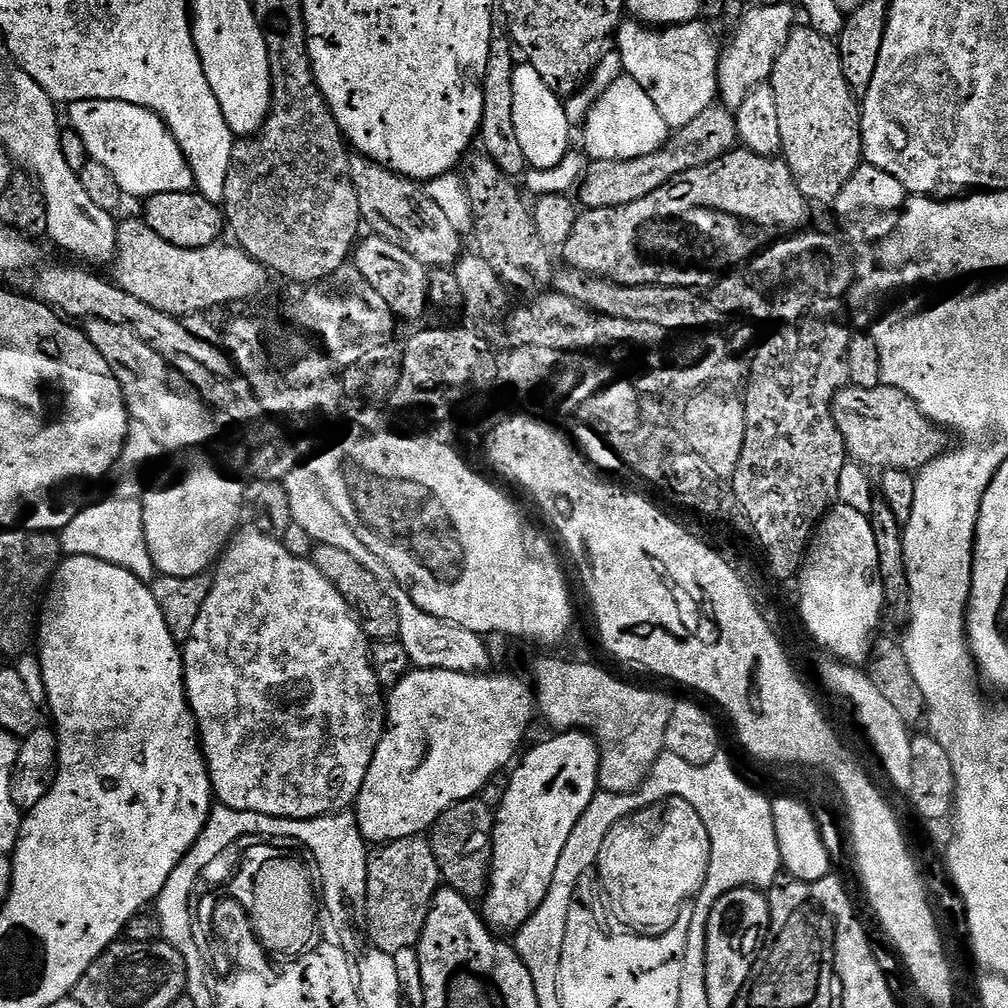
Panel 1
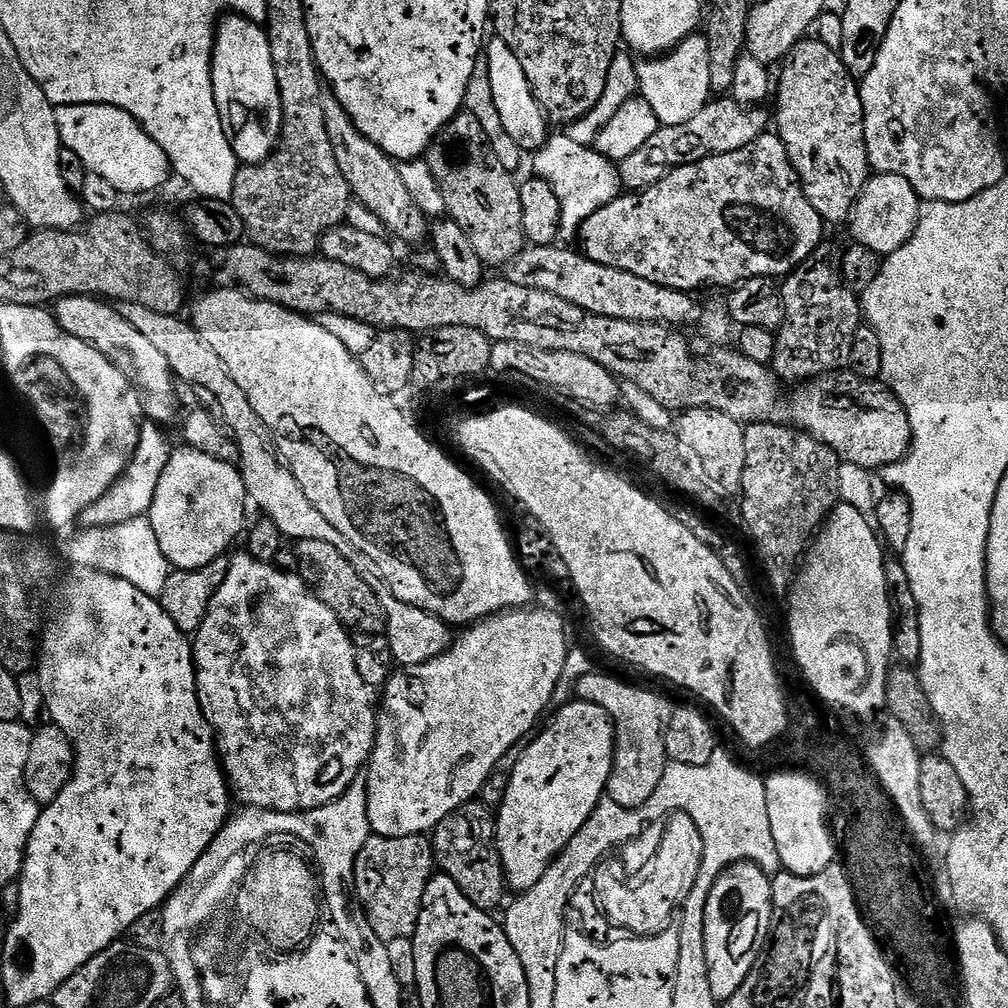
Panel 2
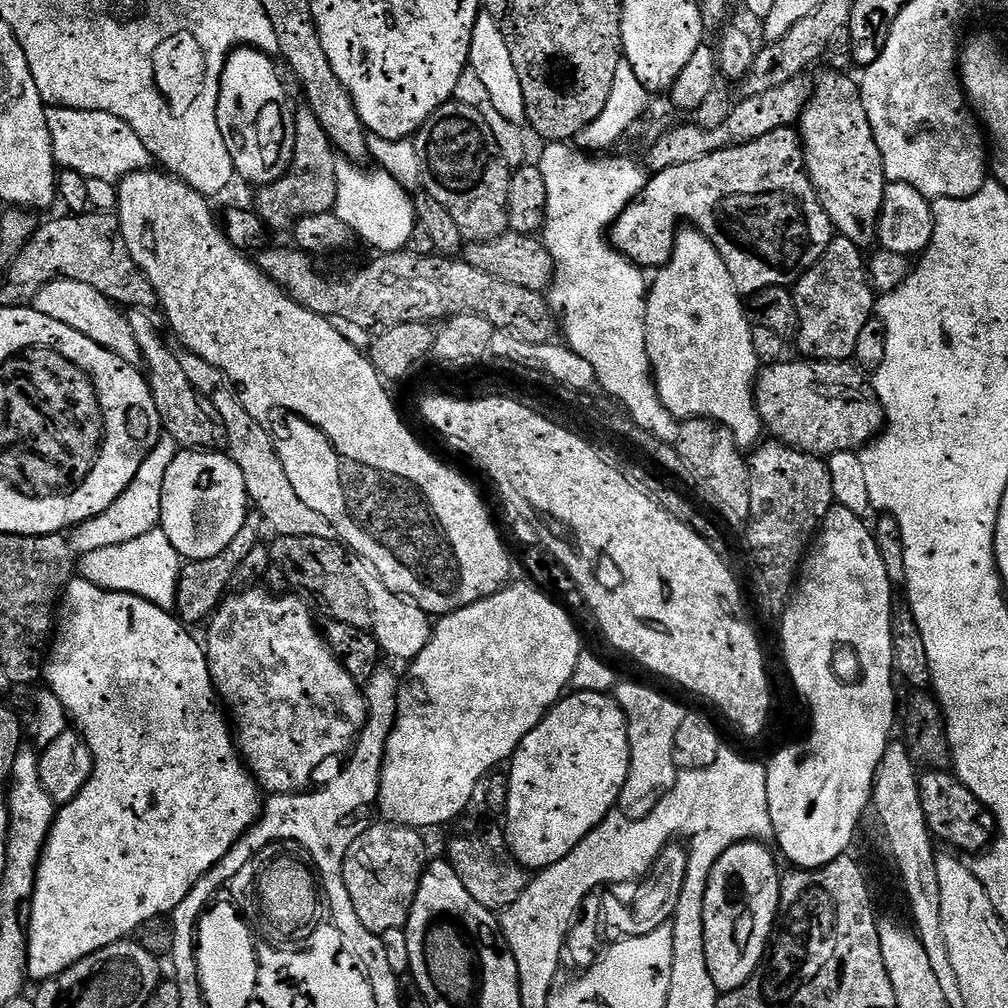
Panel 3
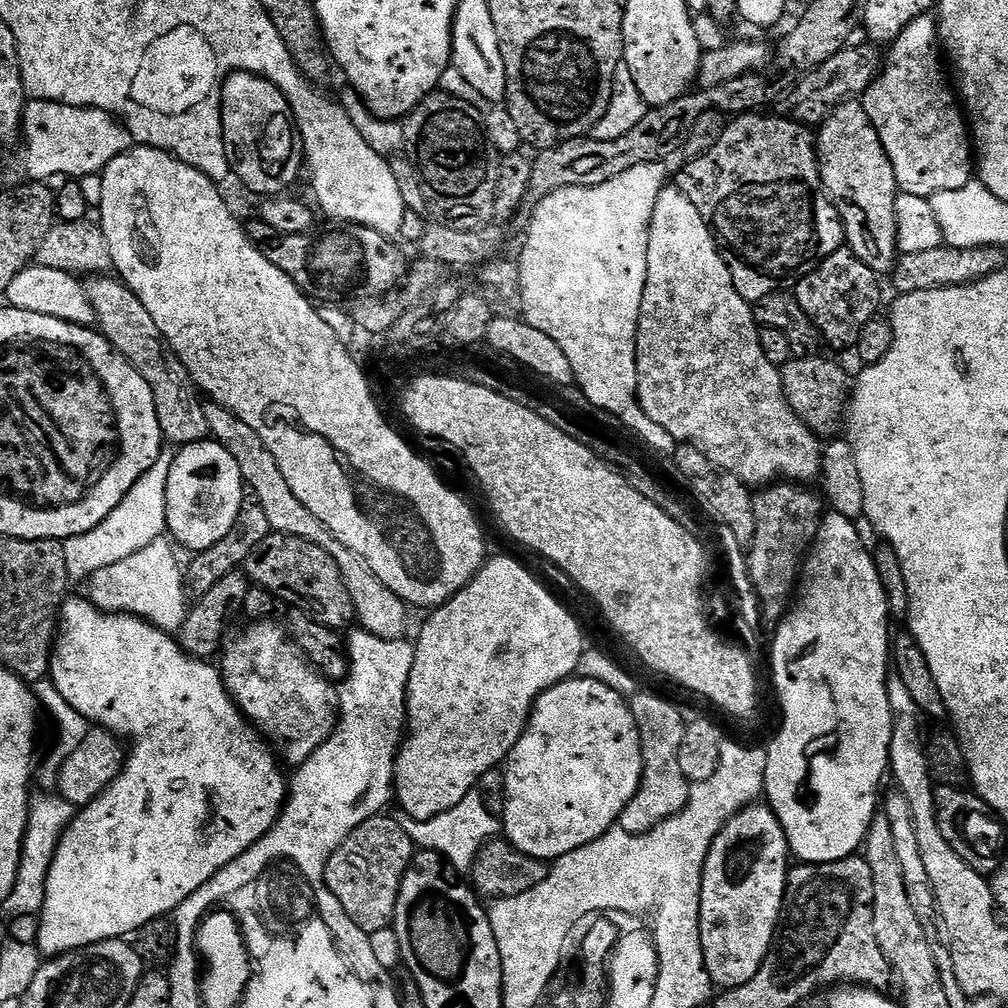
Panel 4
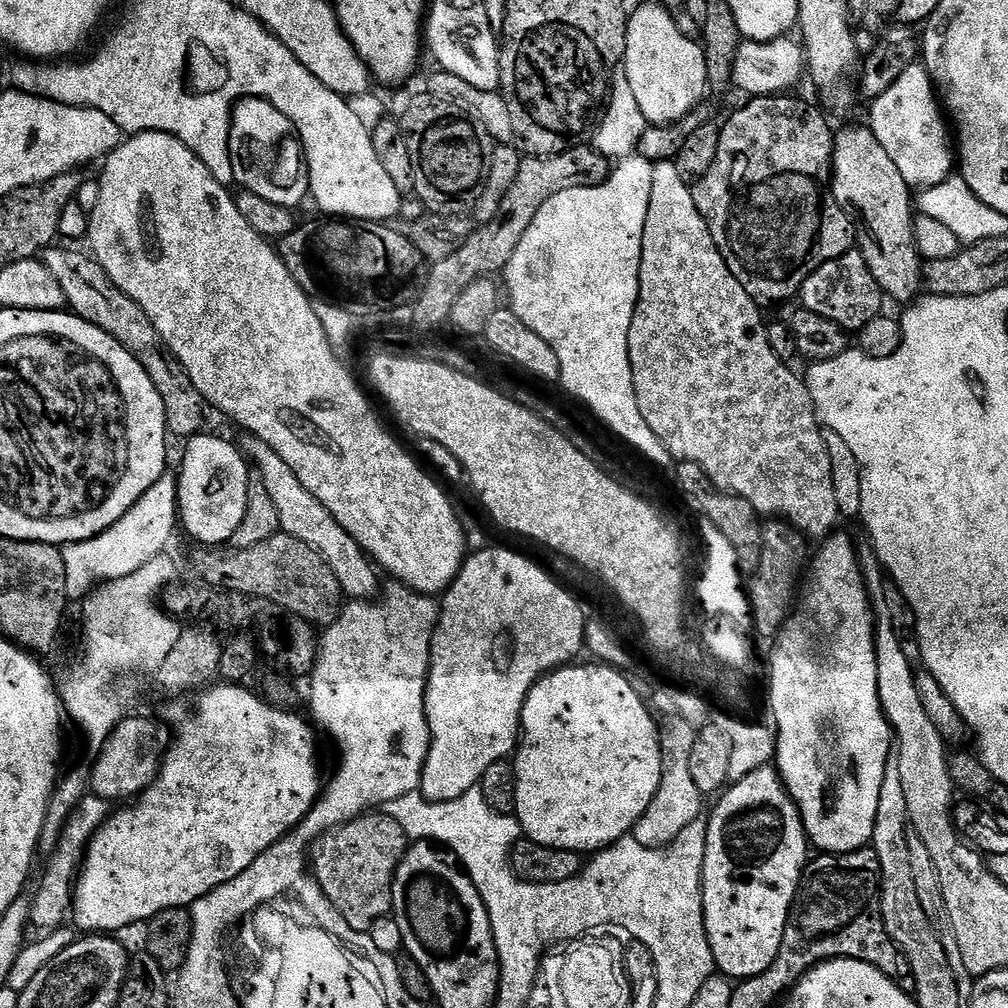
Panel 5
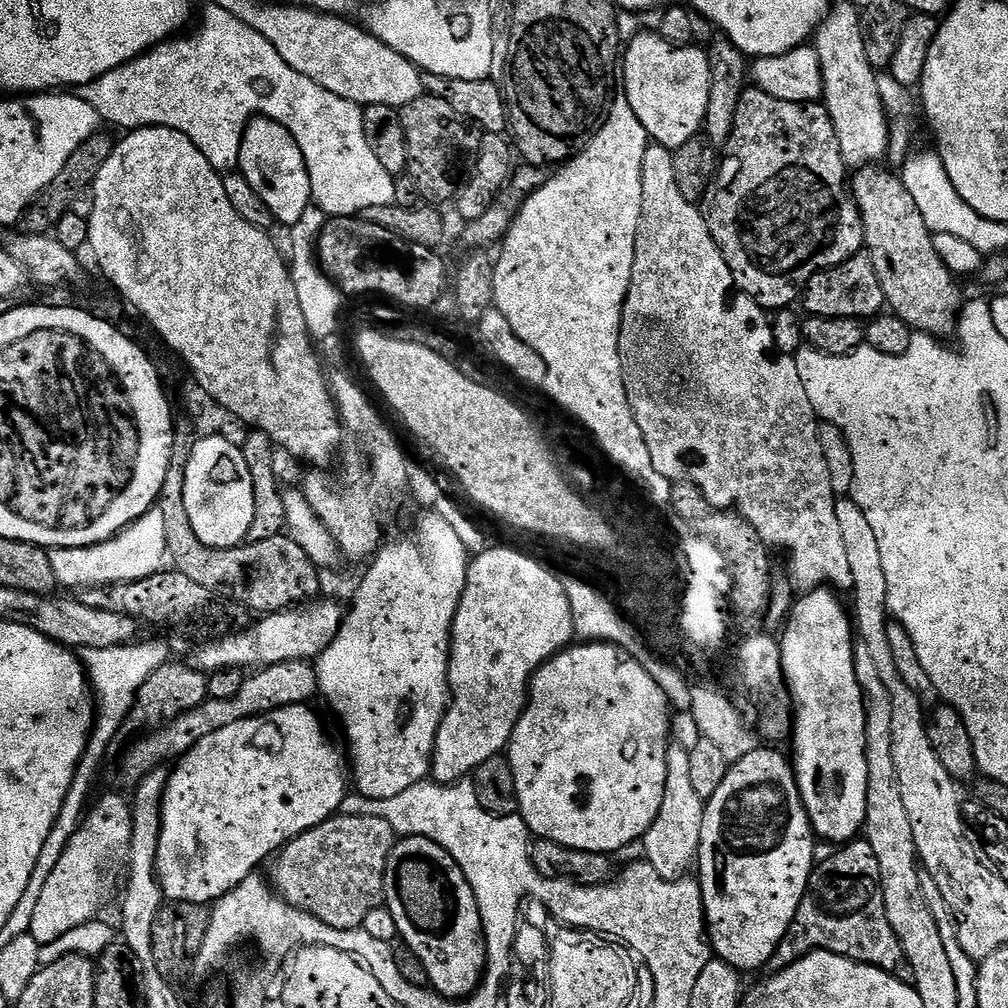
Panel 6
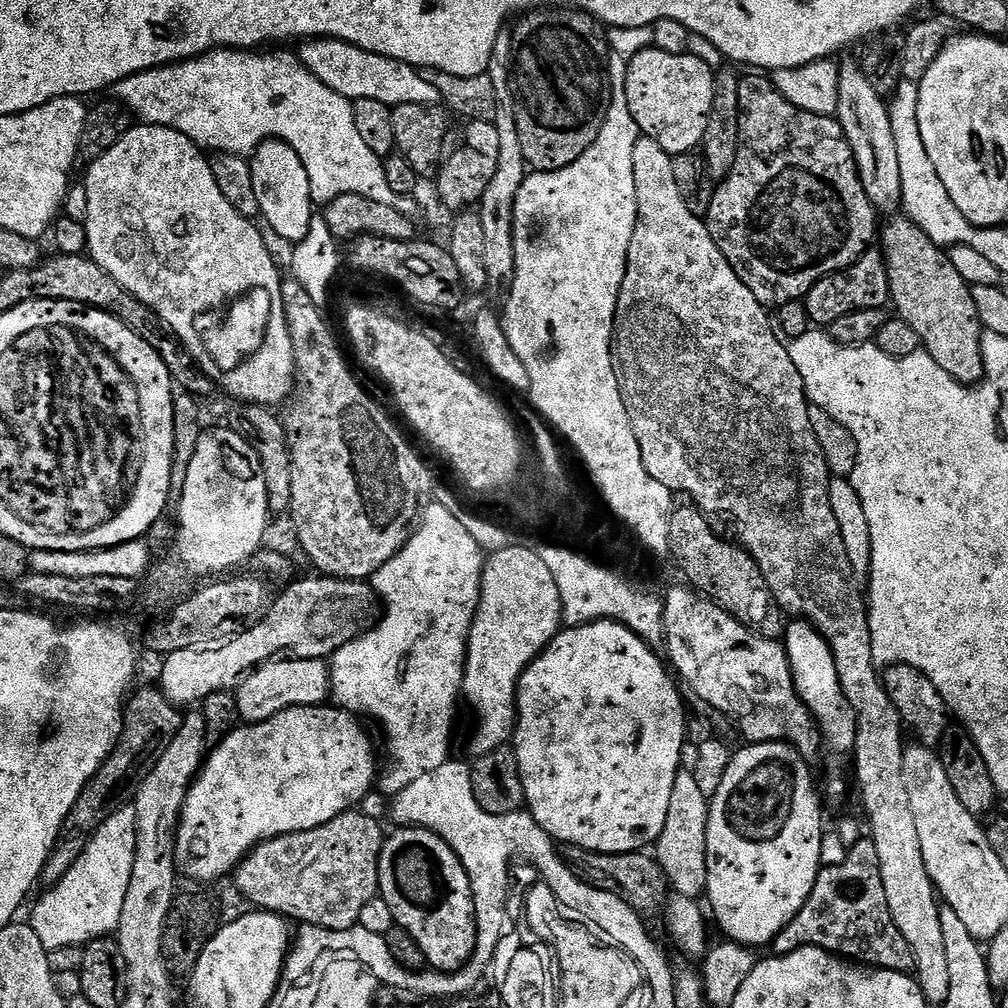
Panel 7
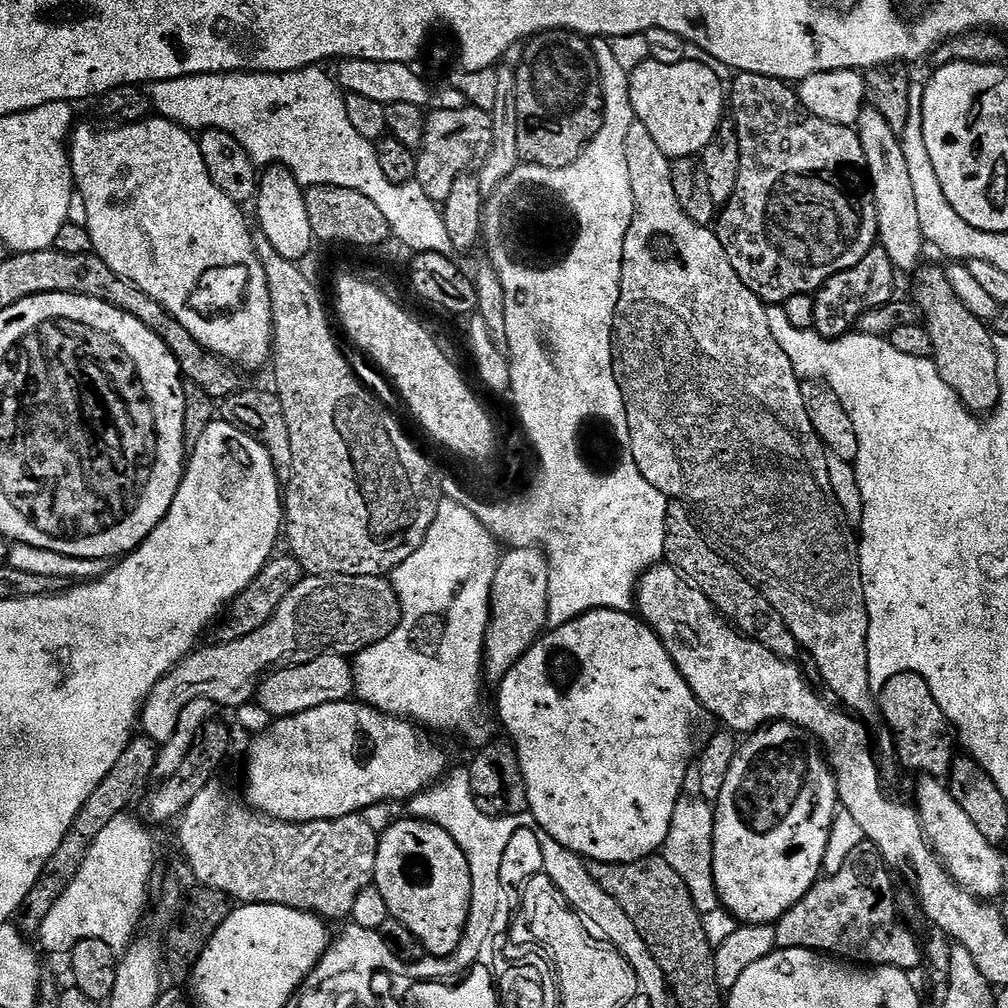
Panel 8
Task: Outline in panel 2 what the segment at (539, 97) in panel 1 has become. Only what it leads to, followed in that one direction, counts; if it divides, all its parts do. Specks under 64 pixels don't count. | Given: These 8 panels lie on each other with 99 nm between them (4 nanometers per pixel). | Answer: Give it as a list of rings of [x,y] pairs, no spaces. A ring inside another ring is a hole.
[[[492,38],[486,44],[486,63],[490,74],[490,90],[494,90],[494,106],[498,106],[502,126],[506,126],[510,138],[518,142],[521,153],[536,153],[549,138],[550,121],[536,101],[534,90],[526,78],[526,70],[522,70],[522,62],[518,62],[514,50],[510,50],[510,46],[506,46],[504,40]]]

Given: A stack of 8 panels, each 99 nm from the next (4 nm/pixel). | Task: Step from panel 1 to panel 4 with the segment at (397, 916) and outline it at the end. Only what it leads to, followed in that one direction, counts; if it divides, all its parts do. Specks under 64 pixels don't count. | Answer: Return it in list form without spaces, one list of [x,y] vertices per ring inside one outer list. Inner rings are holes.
[[[381,814],[362,822],[362,826],[352,831],[346,842],[342,842],[342,846],[338,846],[324,871],[324,884],[332,891],[334,898],[342,902],[342,910],[346,910],[348,917],[360,927],[361,933],[377,932],[389,927],[395,921],[402,880],[408,873],[412,858],[417,851],[410,834],[406,834],[406,830],[402,830],[402,826],[398,826],[395,818],[388,814]]]

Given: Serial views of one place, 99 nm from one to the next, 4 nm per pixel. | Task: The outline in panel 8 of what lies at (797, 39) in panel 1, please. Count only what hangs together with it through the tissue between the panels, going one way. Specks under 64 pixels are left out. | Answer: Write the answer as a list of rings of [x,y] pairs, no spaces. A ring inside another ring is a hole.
[[[921,267],[914,279],[917,284],[914,303],[920,310],[924,327],[928,329],[930,342],[934,342],[934,363],[940,371],[942,382],[946,382],[946,386],[958,394],[969,412],[991,414],[1000,401],[1000,387],[998,354],[994,350],[994,336],[989,325],[974,318],[974,314],[962,306],[962,298],[954,294],[954,286],[950,286],[947,271],[943,267]]]

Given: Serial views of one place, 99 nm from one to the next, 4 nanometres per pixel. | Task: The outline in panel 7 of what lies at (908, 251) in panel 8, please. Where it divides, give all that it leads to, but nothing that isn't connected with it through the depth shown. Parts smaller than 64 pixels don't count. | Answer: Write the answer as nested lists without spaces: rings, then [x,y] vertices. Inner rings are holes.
[[[859,63],[840,64],[838,110],[835,117],[850,142],[860,181],[872,205],[881,213],[888,212],[891,208],[899,209],[903,201],[902,166],[898,162],[898,146],[894,146],[894,130],[888,104],[885,97],[879,96],[874,86],[870,86]]]

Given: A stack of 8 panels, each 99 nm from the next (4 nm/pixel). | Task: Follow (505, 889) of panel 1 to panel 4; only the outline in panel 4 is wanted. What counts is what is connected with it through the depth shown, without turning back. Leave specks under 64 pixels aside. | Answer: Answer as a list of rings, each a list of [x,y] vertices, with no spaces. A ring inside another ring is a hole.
[[[579,678],[564,680],[561,684],[556,684],[550,690],[543,692],[536,700],[536,707],[533,708],[531,716],[528,717],[528,724],[524,727],[524,733],[518,738],[512,753],[508,755],[506,767],[503,769],[504,781],[506,782],[506,806],[502,817],[503,835],[508,843],[522,854],[545,862],[555,862],[558,857],[570,854],[570,850],[578,850],[590,843],[591,840],[602,838],[609,830],[617,827],[622,810],[626,810],[630,798],[634,798],[643,773],[644,759],[642,758],[640,735],[629,701],[602,682]]]

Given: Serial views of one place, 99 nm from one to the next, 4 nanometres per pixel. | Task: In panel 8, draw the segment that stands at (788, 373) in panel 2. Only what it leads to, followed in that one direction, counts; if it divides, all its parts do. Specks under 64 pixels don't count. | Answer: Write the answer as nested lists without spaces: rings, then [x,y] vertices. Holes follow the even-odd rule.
[[[879,246],[870,249],[858,266],[850,266],[850,270],[834,274],[816,291],[814,331],[827,340],[839,340],[841,336],[849,335],[866,310],[874,310],[894,299],[897,295],[896,279],[898,273],[894,262],[890,262],[890,254],[886,254],[886,250]]]

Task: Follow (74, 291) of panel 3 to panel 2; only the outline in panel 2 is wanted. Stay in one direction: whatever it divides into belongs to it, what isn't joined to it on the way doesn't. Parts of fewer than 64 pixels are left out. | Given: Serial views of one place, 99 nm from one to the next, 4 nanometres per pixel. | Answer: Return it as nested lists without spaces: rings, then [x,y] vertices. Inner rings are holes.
[[[77,294],[55,301],[54,315],[66,334],[74,334],[74,338],[82,338],[82,342],[94,346],[98,354],[114,362],[114,366],[128,376],[128,381],[140,395],[144,415],[149,421],[167,426],[175,418],[178,381],[172,375],[170,362],[166,362],[166,354],[160,353],[135,326],[130,326],[130,322],[122,318],[119,307],[91,294]]]

